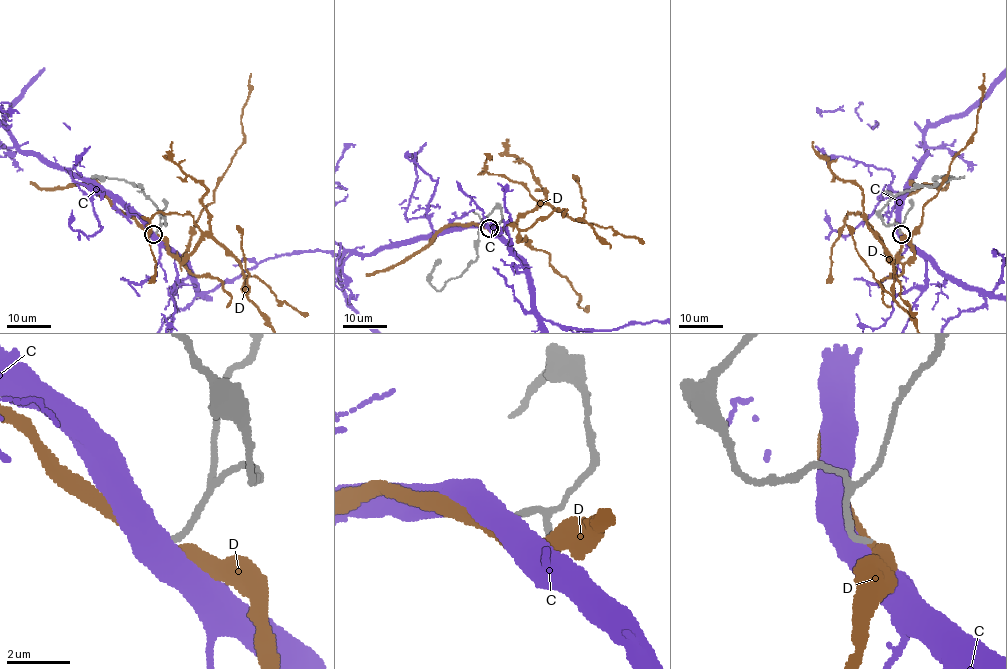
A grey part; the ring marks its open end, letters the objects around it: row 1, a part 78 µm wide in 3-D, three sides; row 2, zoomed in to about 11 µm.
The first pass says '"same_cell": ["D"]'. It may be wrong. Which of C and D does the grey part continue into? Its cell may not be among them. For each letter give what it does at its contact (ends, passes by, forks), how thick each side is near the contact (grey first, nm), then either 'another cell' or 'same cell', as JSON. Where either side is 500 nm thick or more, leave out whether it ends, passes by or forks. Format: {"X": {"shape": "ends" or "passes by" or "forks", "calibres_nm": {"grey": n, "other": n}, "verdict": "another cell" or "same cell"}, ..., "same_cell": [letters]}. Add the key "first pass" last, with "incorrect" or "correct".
{"C": {"calibres_nm": {"grey": 240, "other": 550}, "verdict": "another cell"}, "D": {"shape": "passes by", "calibres_nm": {"grey": 200, "other": 400}, "verdict": "same cell"}, "same_cell": ["D"], "first pass": "correct"}

